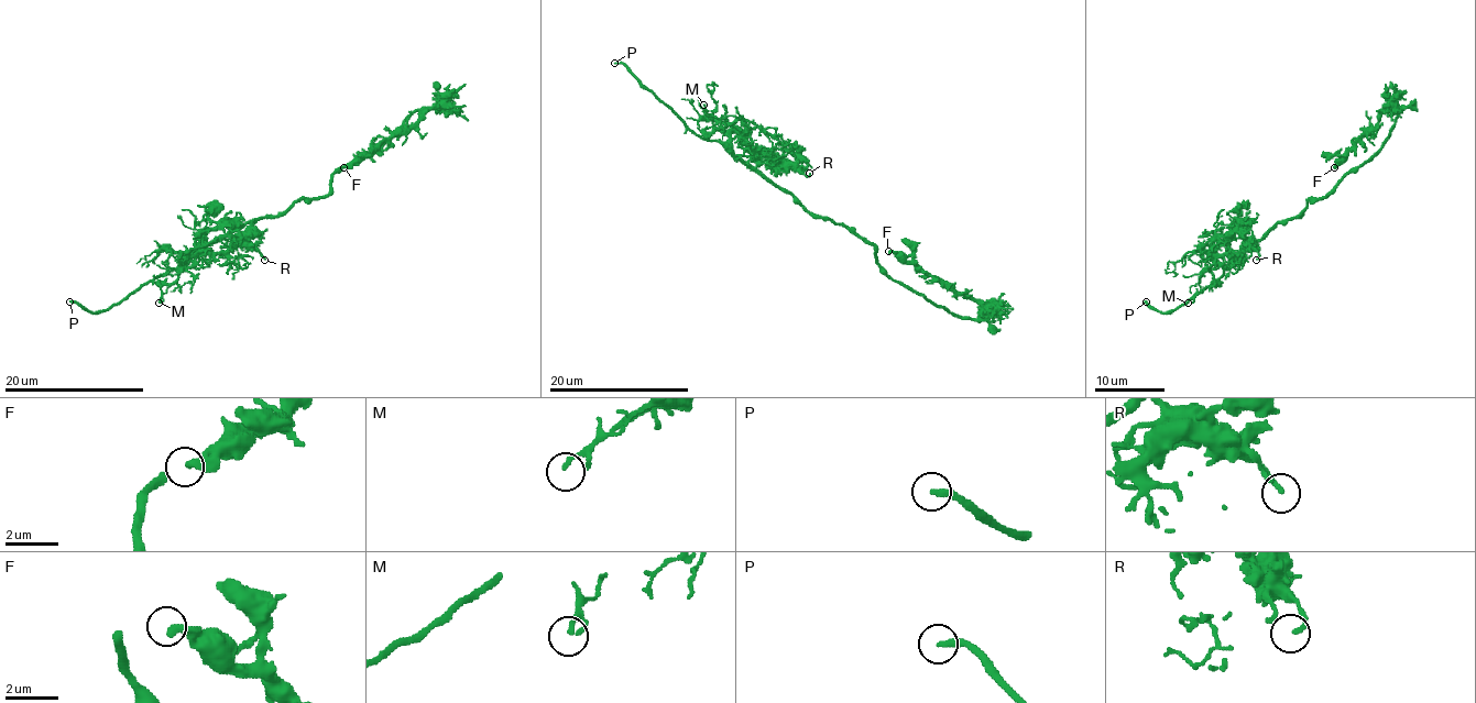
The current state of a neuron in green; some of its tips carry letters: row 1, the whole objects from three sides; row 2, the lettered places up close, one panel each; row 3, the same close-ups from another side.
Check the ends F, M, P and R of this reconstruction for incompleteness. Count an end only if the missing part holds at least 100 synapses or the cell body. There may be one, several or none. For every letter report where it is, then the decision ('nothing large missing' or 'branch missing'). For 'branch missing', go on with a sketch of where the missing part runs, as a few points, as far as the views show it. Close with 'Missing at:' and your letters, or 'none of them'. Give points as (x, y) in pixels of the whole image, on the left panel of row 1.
F: at (343, 167); nothing large missing
M: at (159, 303); nothing large missing
P: at (69, 301); branch missing
R: at (264, 260); nothing large missing
Missing at: P

